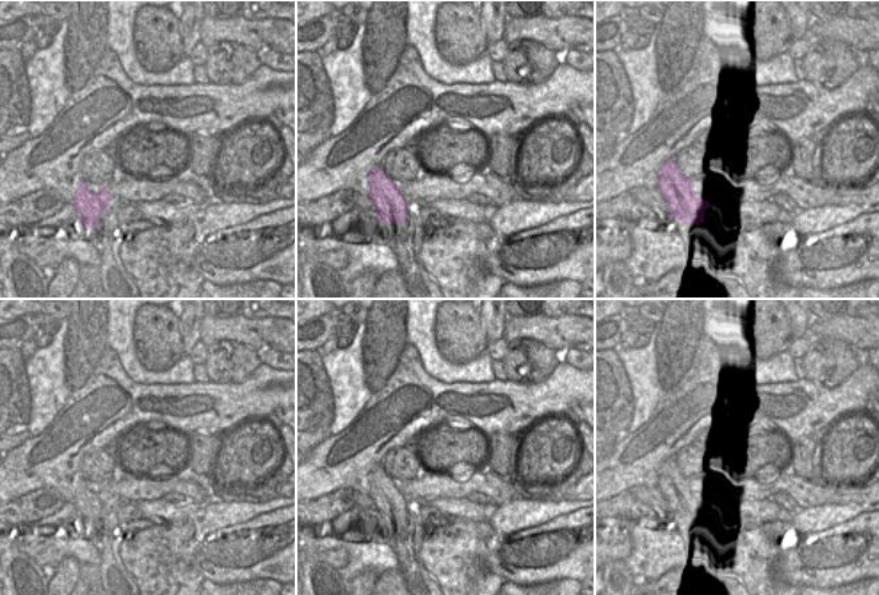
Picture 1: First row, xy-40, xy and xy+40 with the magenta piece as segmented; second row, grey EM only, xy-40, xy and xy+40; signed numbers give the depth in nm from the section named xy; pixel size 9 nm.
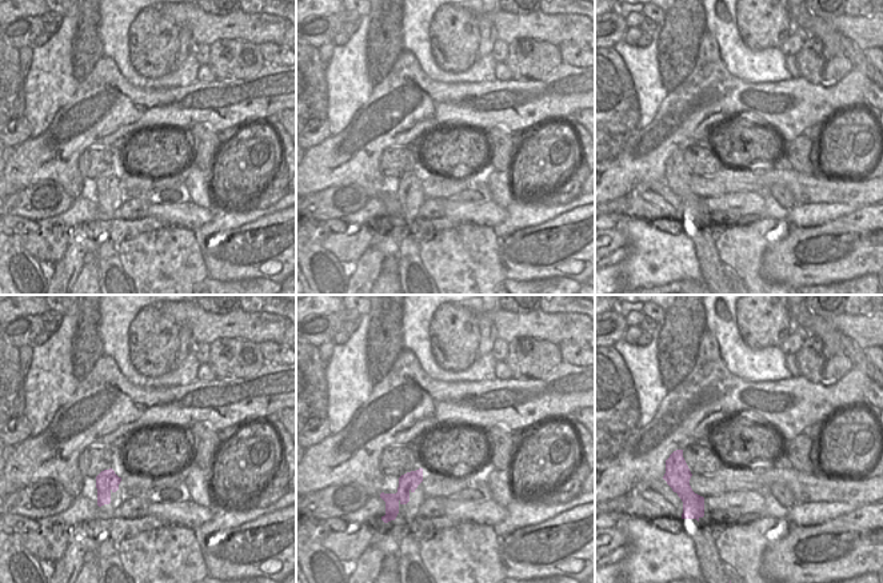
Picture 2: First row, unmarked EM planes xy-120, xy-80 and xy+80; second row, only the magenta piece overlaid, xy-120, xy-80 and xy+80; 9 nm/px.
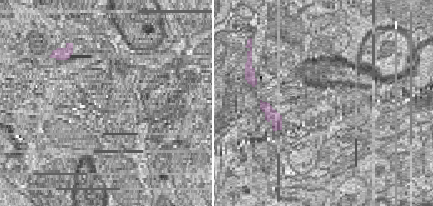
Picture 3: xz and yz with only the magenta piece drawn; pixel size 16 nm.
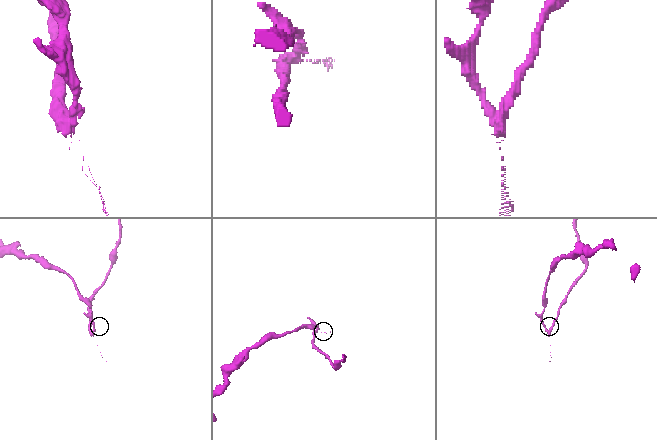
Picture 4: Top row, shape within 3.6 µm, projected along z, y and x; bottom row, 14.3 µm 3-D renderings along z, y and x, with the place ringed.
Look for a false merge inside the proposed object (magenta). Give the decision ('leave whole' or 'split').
split

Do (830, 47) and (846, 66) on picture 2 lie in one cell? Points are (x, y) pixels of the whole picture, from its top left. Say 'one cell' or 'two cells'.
one cell

